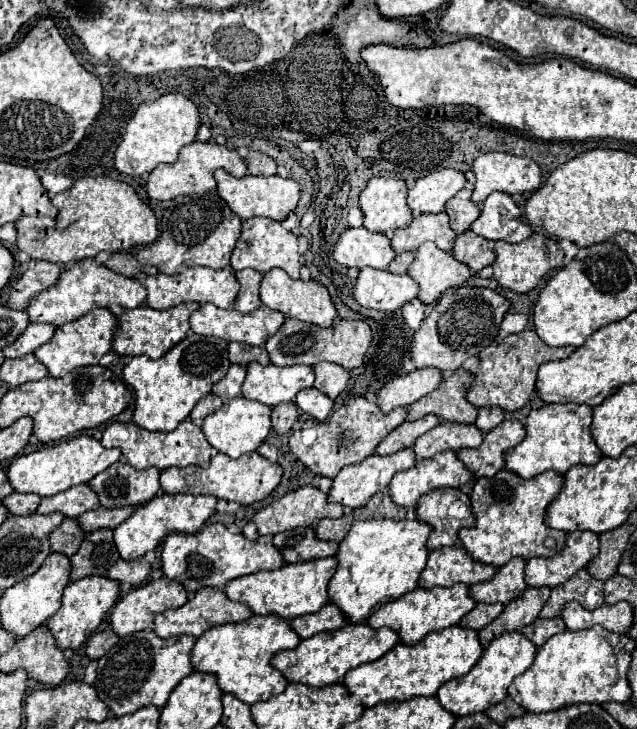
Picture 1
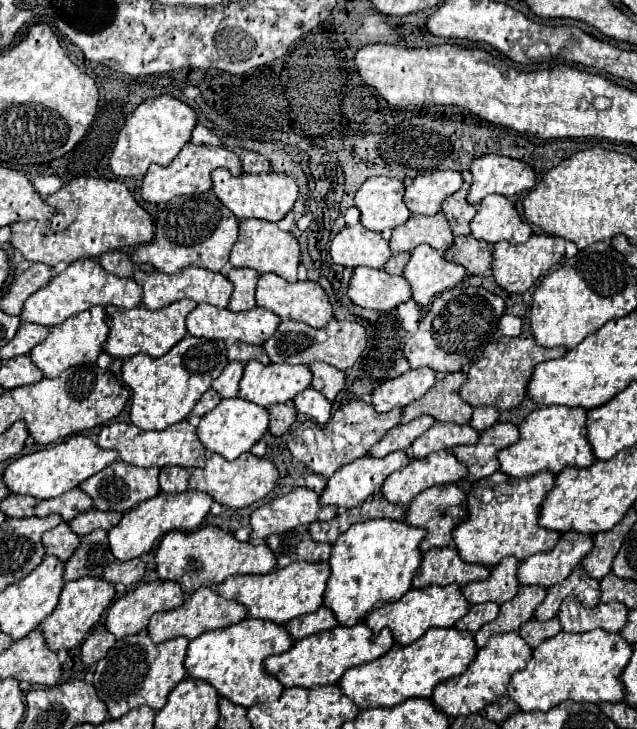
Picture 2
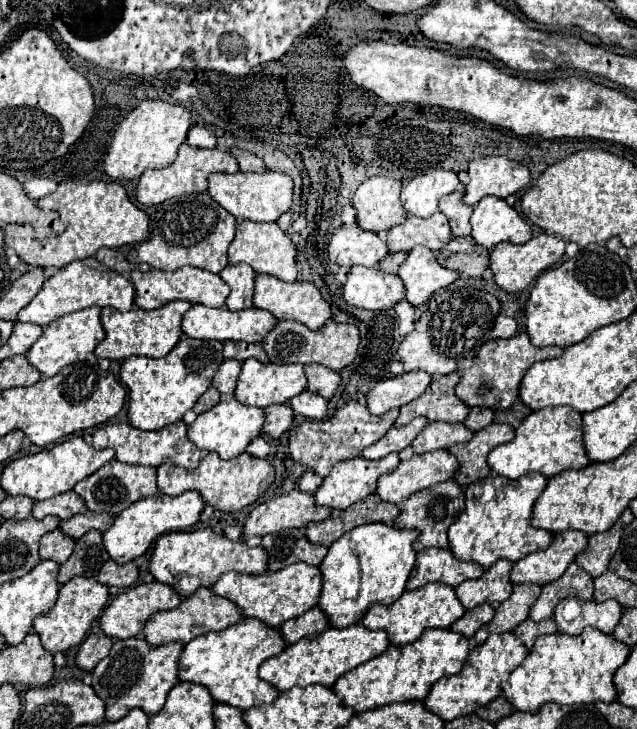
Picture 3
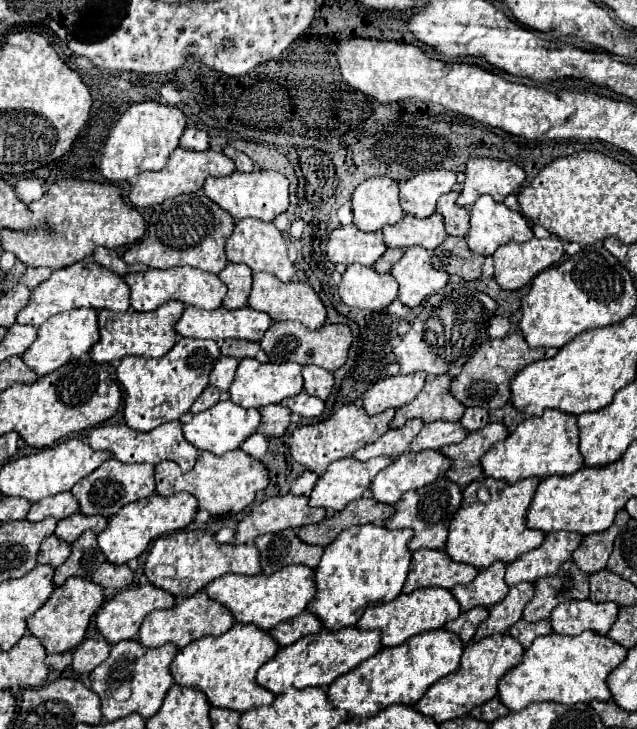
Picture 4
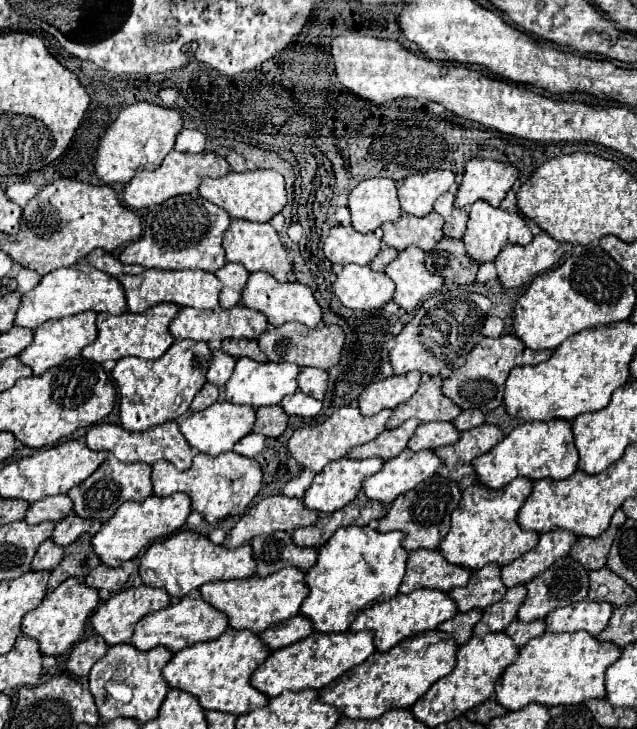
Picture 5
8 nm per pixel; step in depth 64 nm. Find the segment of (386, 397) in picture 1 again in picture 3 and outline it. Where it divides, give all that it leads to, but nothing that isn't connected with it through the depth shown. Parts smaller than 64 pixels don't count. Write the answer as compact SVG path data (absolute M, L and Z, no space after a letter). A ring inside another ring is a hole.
M420 370L404 372L390 380L382 380L368 392L368 410L380 416L390 408L400 408L422 396L430 382L432 376Z

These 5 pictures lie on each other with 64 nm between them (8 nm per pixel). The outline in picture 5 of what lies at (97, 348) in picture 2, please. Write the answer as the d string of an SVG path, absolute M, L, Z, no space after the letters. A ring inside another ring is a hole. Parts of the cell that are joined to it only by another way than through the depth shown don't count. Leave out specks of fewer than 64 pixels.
M80 312L76 316L62 316L56 320L48 320L44 322L40 328L34 330L34 342L20 354L20 360L30 366L34 370L34 374L42 374L44 370L62 364L64 360L78 356L82 352L82 348L86 348L88 344L92 344L98 336L96 330L96 314L94 312Z

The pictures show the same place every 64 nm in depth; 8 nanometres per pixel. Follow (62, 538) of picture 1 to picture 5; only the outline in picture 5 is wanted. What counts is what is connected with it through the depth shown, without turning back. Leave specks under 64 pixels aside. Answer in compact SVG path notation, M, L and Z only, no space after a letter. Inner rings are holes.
M48 538L44 540L44 544L40 544L32 560L32 570L52 570L56 568L56 564L60 564L62 558L64 558L64 548L58 546L52 538Z

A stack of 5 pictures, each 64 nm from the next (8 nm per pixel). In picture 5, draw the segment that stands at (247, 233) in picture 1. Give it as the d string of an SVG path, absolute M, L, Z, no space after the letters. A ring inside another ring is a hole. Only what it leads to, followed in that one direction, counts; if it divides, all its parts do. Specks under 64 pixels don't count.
M232 220L228 232L224 234L224 250L226 250L228 262L238 262L246 266L248 272L258 272L258 270L268 272L278 282L286 282L288 270L292 270L292 262L288 260L280 234L268 222L260 224L260 222L250 222L250 220Z

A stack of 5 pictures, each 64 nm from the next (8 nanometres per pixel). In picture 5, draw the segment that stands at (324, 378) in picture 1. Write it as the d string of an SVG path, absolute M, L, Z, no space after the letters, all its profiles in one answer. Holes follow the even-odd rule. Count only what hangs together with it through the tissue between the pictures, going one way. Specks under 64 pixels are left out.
M302 368L298 374L300 390L316 400L322 400L328 392L328 372L320 368Z

